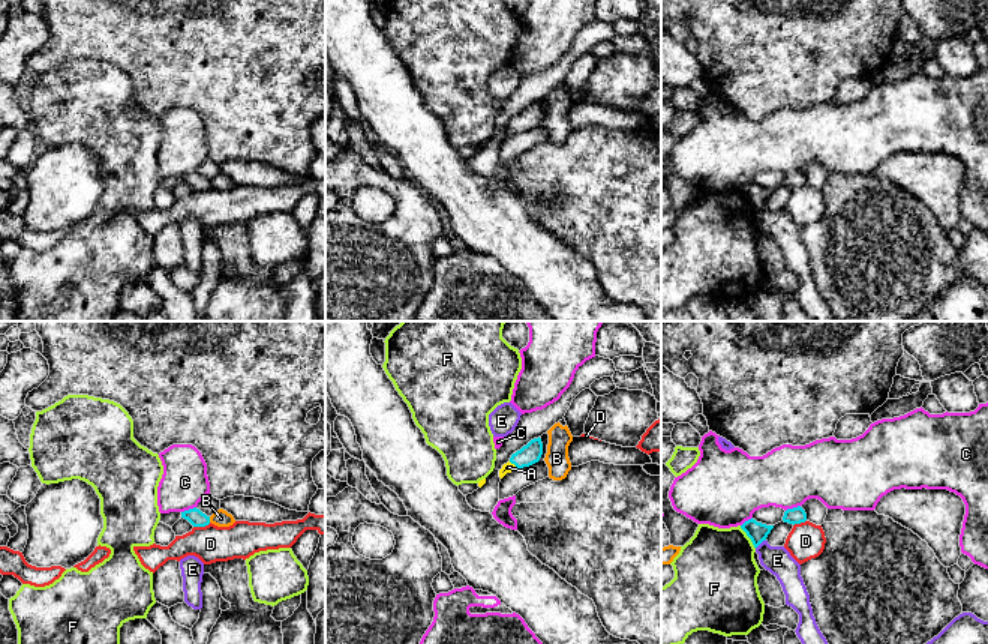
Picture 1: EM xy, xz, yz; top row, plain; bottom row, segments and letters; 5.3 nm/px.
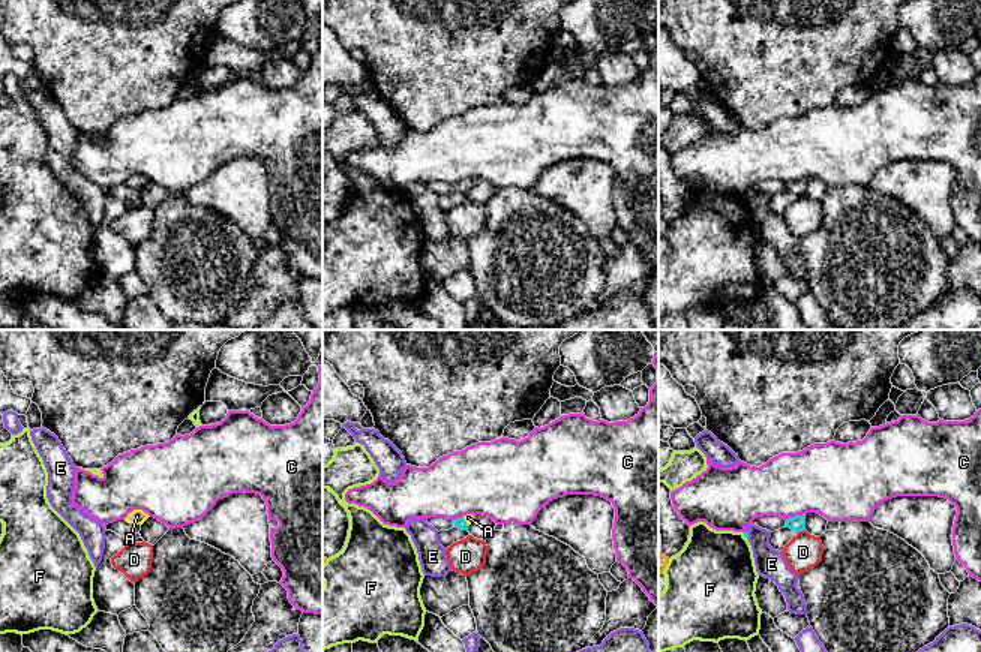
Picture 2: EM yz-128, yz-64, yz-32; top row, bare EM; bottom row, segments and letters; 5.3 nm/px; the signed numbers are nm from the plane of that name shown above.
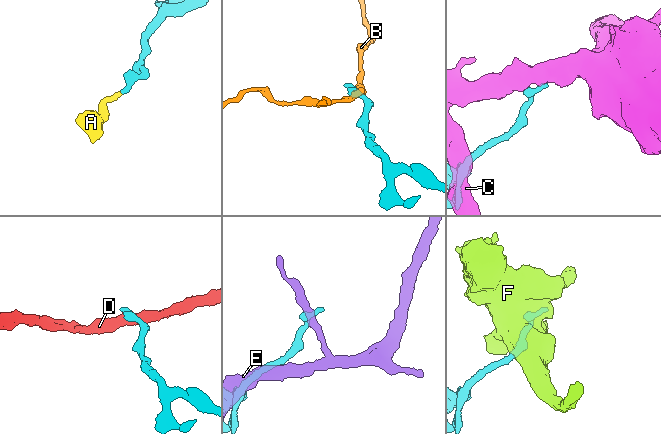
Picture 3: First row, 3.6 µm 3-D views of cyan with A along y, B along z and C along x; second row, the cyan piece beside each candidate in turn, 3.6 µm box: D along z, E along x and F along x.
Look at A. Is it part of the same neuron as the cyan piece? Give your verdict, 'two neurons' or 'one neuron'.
one neuron

